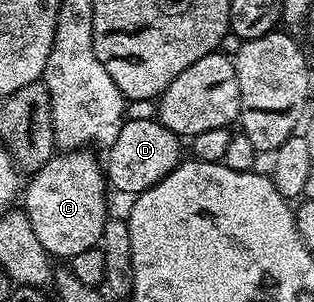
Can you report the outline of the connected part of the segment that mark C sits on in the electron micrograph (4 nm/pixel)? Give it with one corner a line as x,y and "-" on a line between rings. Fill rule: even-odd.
85,148
54,153
52,160
28,179
29,187
24,187
25,214
31,220
31,228
35,228
39,244
54,259
68,260
94,249
105,231
106,173
93,154
96,153

